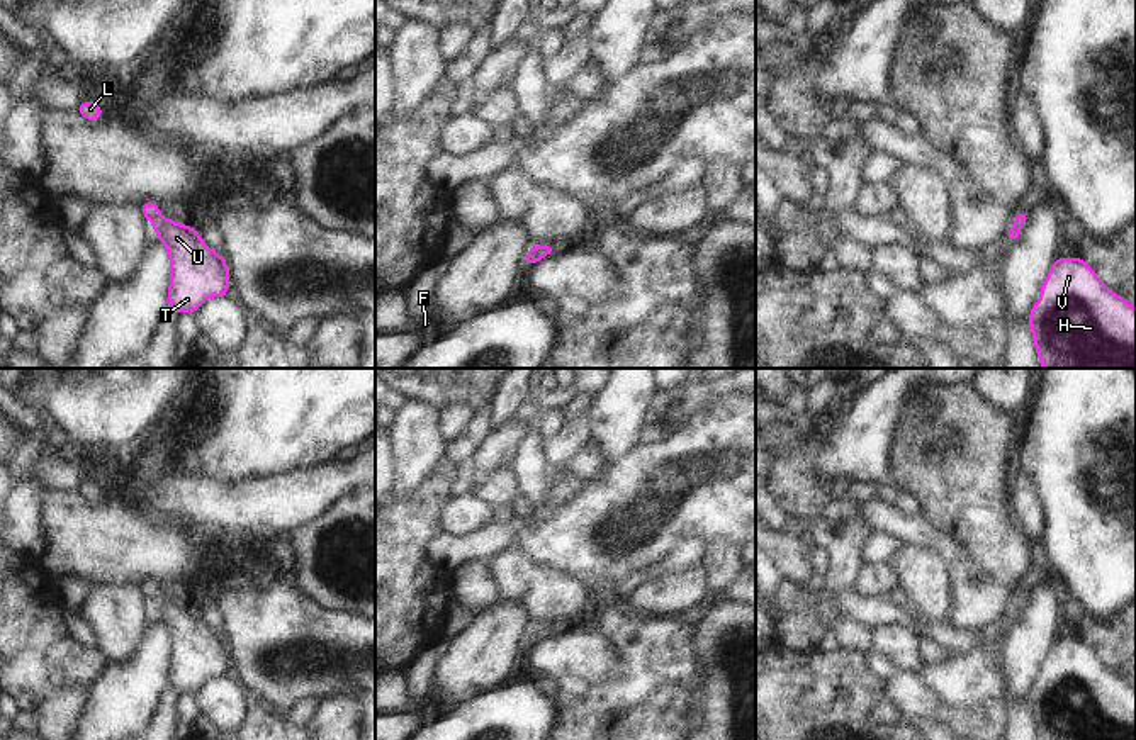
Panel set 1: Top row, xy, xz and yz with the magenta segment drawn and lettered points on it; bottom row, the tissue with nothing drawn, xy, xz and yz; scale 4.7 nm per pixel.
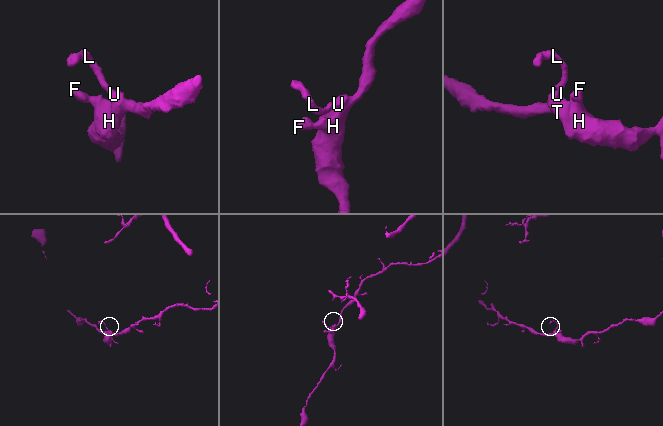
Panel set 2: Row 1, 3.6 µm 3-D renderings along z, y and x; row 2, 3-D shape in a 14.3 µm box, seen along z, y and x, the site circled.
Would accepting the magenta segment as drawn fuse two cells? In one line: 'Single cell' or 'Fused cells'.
Single cell

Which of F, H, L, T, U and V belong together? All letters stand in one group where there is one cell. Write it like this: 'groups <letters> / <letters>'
groups F H L T U V

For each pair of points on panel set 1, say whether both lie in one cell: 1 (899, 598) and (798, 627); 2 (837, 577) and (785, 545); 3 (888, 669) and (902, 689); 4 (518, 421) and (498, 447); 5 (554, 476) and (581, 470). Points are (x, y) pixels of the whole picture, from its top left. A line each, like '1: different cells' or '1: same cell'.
1: different cells
2: different cells
3: different cells
4: same cell
5: same cell

